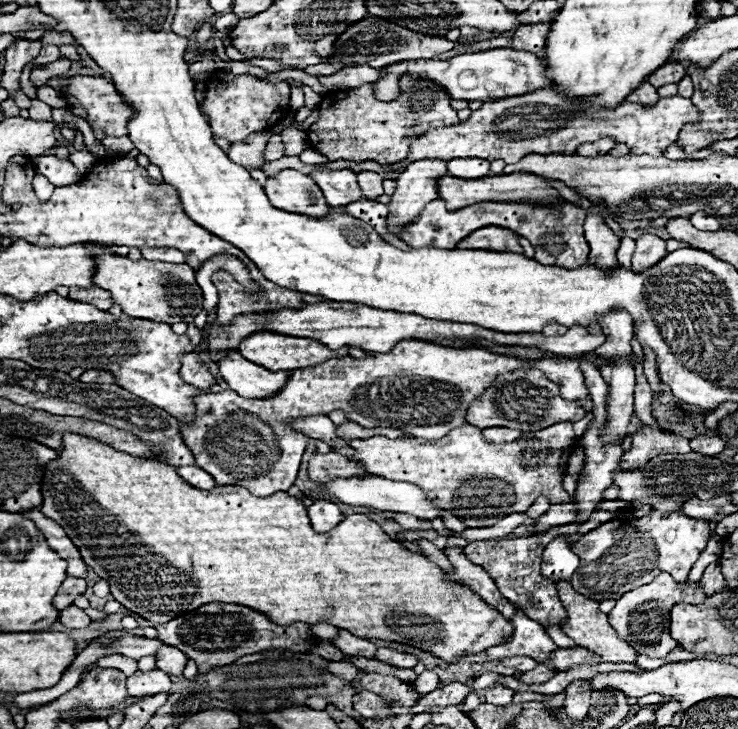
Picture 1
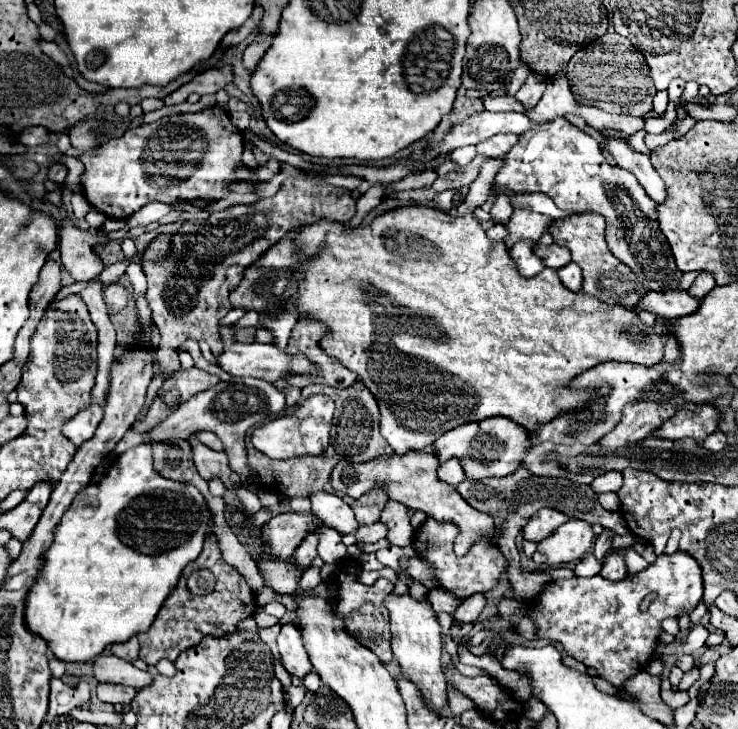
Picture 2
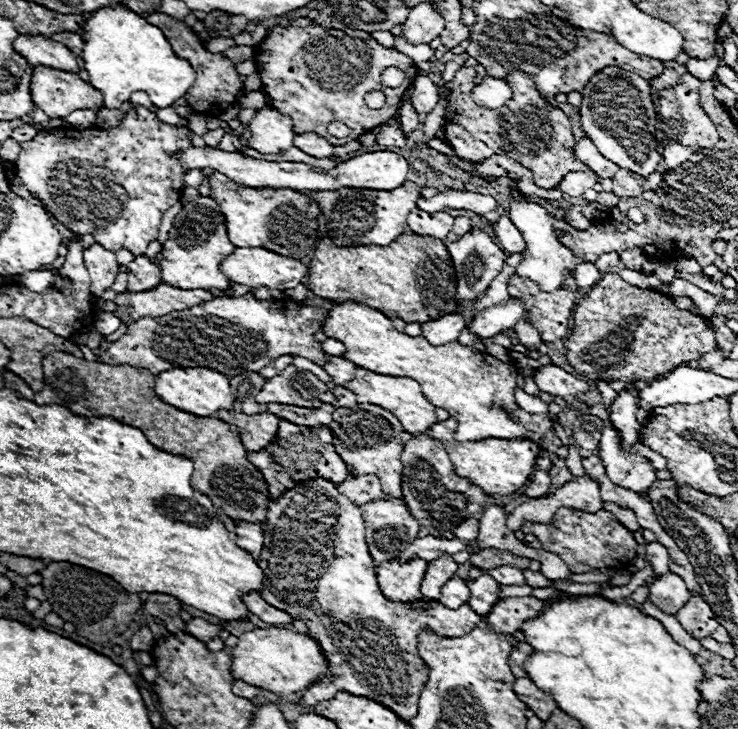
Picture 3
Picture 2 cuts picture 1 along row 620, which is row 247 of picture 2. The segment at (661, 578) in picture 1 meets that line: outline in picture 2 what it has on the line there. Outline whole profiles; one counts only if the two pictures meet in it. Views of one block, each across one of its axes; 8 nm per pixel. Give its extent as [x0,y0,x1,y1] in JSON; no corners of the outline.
[496,118,682,290]

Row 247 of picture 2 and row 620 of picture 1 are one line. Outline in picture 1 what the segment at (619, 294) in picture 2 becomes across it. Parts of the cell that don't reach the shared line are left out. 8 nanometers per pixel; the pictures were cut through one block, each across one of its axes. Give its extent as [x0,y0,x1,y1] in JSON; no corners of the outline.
[558,580,638,662]

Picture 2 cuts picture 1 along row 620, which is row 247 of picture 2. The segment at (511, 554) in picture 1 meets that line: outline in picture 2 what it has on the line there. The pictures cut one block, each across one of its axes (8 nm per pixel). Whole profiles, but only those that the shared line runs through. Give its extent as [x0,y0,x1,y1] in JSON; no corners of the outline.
[534,244,570,270]

